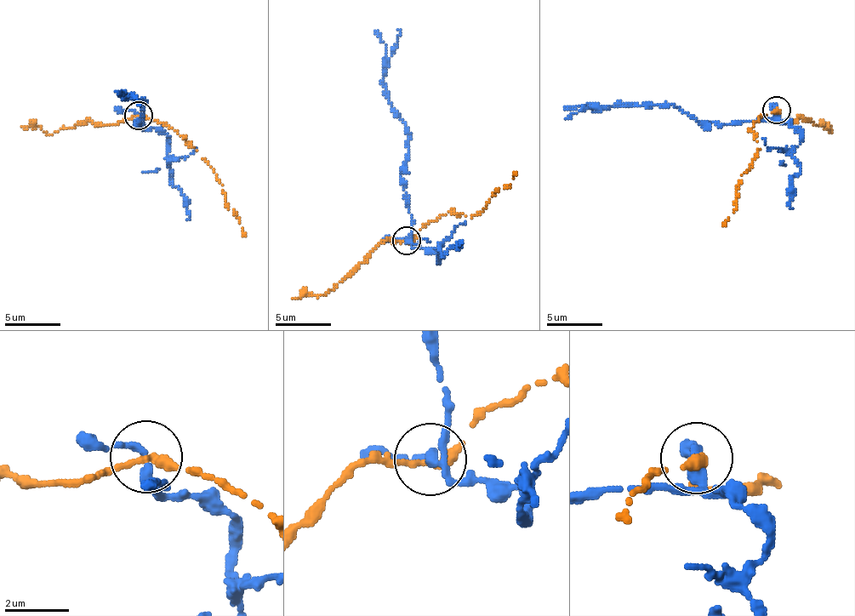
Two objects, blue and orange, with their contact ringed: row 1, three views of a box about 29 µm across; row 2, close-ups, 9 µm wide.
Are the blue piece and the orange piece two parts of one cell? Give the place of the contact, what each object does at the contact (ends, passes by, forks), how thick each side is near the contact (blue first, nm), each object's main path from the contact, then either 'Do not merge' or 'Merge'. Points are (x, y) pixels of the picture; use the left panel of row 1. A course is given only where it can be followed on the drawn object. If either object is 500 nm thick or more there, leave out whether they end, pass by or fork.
Place: (138, 115). At the ring blue ends. At the ring orange ends. Thickness 360 nm (blue) against 380 nm. Course of blue: (137, 113), (144, 125), (134, 121), (144, 116), (145, 100), (122, 96), (131, 95), (138, 105). Course of orange: (137, 116), (157, 120), (183, 135), (222, 185), (225, 206), (236, 218), (245, 236). Do not merge

